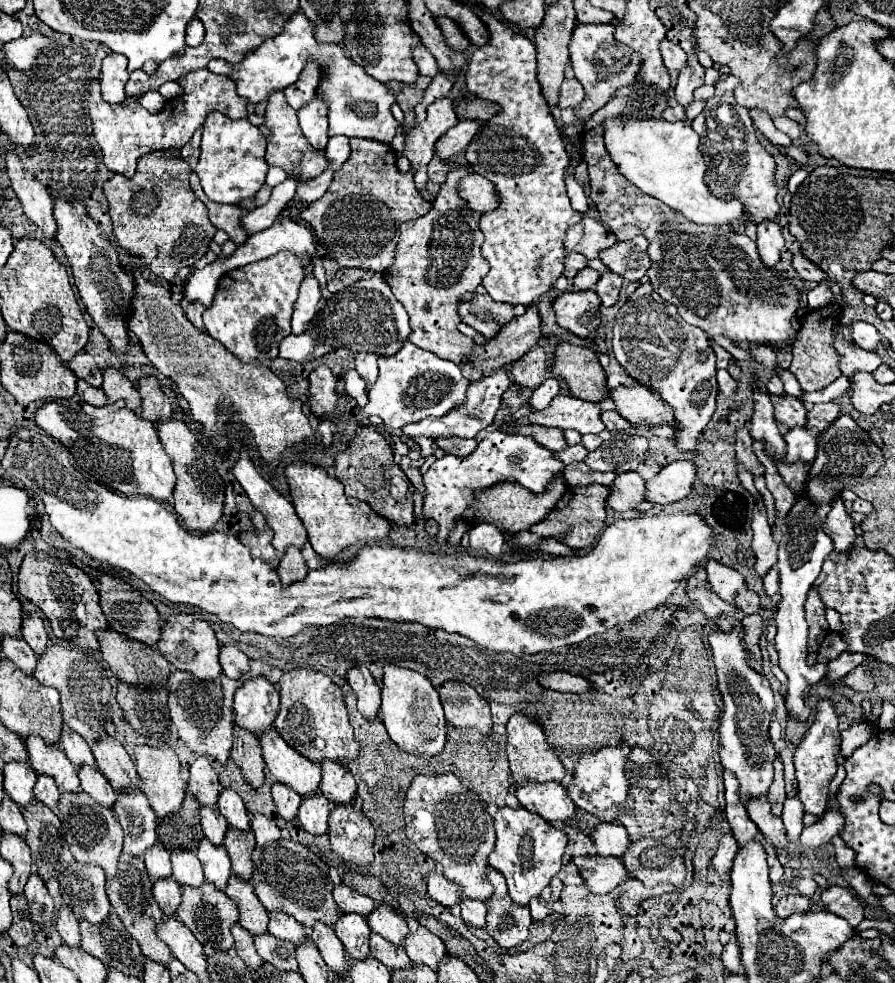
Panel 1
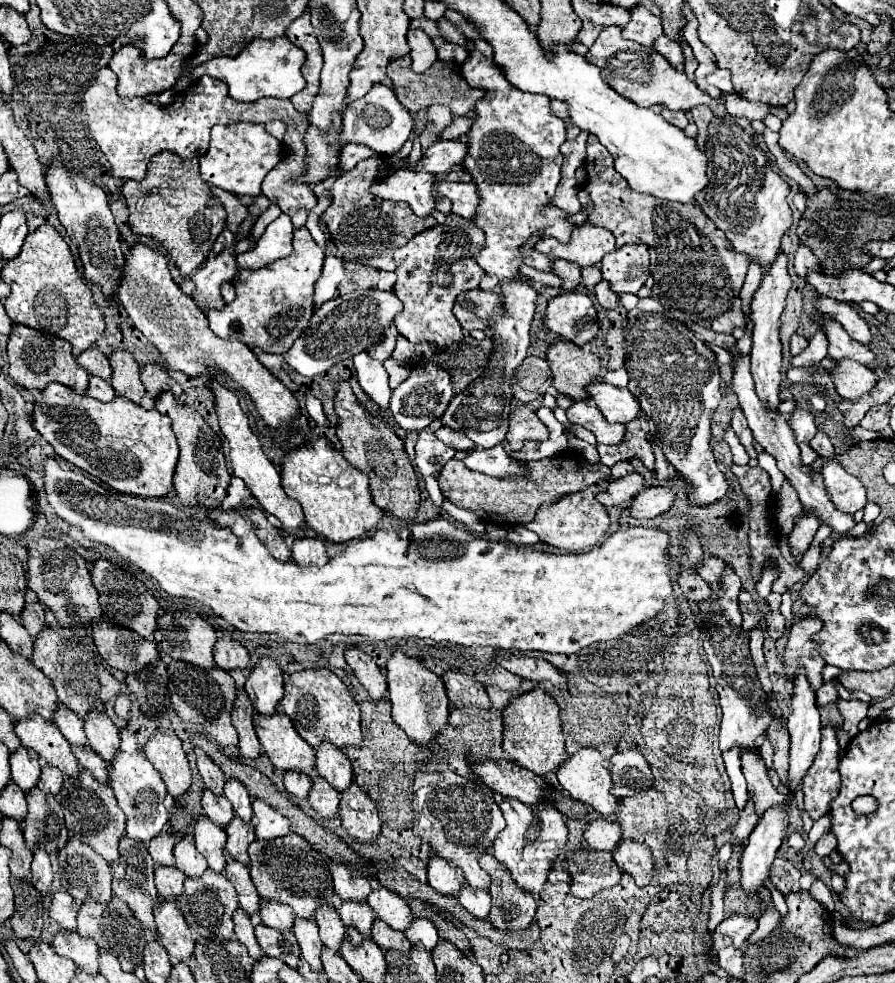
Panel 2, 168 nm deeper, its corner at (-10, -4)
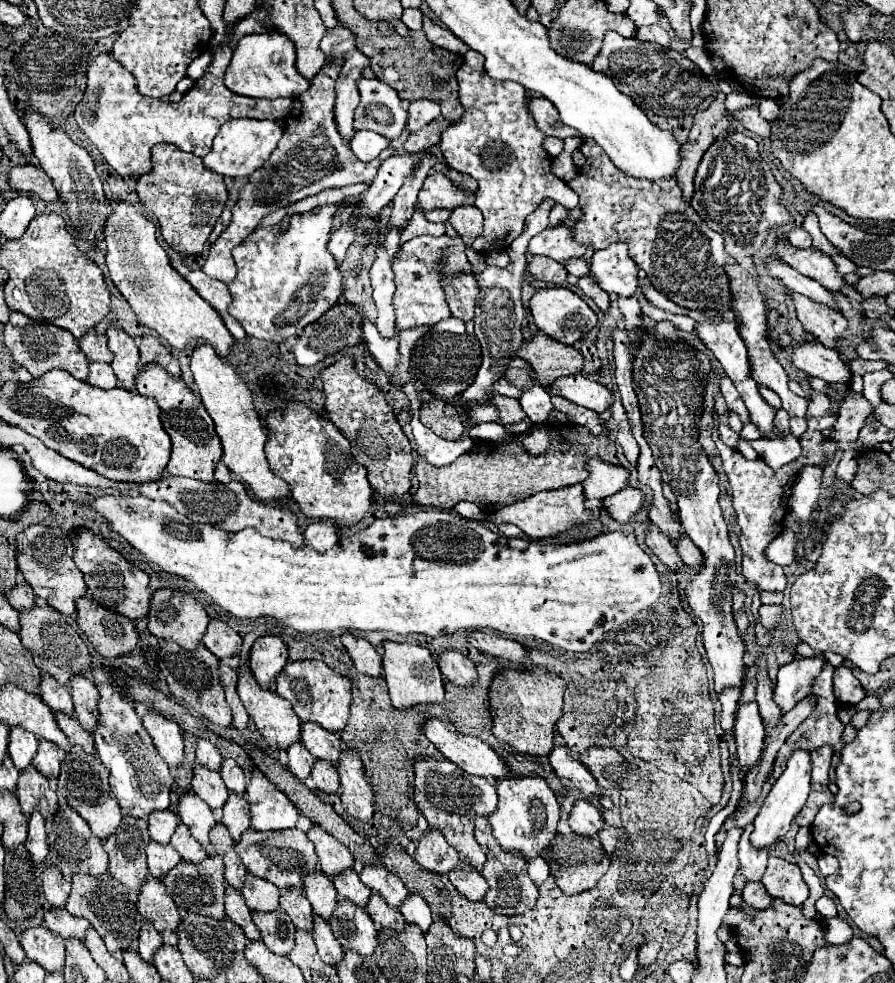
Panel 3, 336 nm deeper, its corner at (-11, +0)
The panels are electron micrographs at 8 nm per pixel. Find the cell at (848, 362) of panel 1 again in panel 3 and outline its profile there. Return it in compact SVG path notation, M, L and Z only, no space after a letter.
M794 292L792 298L794 298L798 320L802 322L804 330L808 334L812 334L814 340L824 344L826 348L836 348L838 340L842 338L842 334L848 328L846 318L840 312L814 304L810 298L806 298L802 294Z

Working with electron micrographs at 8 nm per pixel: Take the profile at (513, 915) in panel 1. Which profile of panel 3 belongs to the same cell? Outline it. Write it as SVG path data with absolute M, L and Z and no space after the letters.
M476 816L476 840L482 846L482 850L486 852L486 864L482 868L482 876L486 878L490 890L484 898L484 902L488 904L488 908L496 914L504 914L504 916L516 916L522 914L526 910L530 910L536 904L538 898L538 888L534 886L534 882L528 876L528 864L526 860L522 860L520 854L514 852L502 852L502 848L498 846L496 838L492 836L492 828L490 822L484 816Z

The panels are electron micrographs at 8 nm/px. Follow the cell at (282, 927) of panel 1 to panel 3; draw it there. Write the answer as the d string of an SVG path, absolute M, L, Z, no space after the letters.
M246 876L242 896L246 898L246 904L250 910L260 910L260 912L274 912L280 906L280 892L270 884L268 880L256 878L256 876Z

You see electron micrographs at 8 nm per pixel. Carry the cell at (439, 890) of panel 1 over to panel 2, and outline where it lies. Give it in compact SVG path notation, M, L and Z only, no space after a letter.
M431 856L427 862L427 882L441 894L457 894L465 886L461 868L441 856Z

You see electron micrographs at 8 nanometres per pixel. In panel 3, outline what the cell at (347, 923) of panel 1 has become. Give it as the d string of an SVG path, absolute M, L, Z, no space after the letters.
M350 868L350 872L346 870L346 872L338 874L338 876L334 878L334 886L336 886L338 896L348 898L350 902L358 904L360 908L366 908L368 898L370 898L372 892L370 892L370 888L366 888L366 886L360 882L360 878L358 878L358 874L356 874L354 868Z

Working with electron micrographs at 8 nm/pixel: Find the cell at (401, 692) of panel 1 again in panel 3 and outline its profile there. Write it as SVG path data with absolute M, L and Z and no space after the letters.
M384 642L382 644L382 668L384 678L388 682L388 692L392 706L398 710L410 710L418 704L436 704L444 700L444 684L438 670L438 662L432 654L416 644L396 644Z

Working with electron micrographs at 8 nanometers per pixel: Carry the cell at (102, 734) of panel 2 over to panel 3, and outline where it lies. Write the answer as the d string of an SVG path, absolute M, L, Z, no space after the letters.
M74 676L70 686L76 720L82 724L82 728L86 728L86 732L92 734L94 728L98 728L98 688L84 676Z

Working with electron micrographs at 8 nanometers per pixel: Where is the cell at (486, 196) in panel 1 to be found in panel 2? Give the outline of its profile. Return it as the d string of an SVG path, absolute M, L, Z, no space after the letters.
M439 180L433 190L433 198L447 198L451 200L453 212L463 218L473 218L479 196L477 196L477 186L473 182L449 182L449 180Z

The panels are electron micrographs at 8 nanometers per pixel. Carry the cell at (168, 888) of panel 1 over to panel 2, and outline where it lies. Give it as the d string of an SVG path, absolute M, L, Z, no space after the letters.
M157 866L155 868L155 886L161 898L165 900L177 900L181 894L181 884L185 880L185 874L177 870L175 866Z

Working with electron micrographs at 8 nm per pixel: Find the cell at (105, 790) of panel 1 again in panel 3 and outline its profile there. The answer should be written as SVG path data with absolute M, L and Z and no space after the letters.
M56 714L56 722L58 722L60 730L62 730L74 744L82 746L84 752L96 756L96 752L94 752L94 738L92 738L92 734L88 734L88 732L78 724L78 720L74 720L74 718L70 718L70 716L60 716L60 714Z

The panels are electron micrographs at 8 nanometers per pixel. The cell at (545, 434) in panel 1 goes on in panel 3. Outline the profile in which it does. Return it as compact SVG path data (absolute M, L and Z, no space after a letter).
M494 396L492 404L498 408L502 424L516 424L516 422L522 422L526 418L526 414L524 414L524 410L516 398Z

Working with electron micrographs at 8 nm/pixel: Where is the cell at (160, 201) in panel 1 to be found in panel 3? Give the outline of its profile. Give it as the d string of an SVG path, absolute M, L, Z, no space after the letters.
M156 144L152 148L152 170L138 178L136 192L142 208L152 212L158 220L164 240L184 256L194 256L204 250L204 244L228 200L224 178L208 172L202 158L186 154L174 144Z

